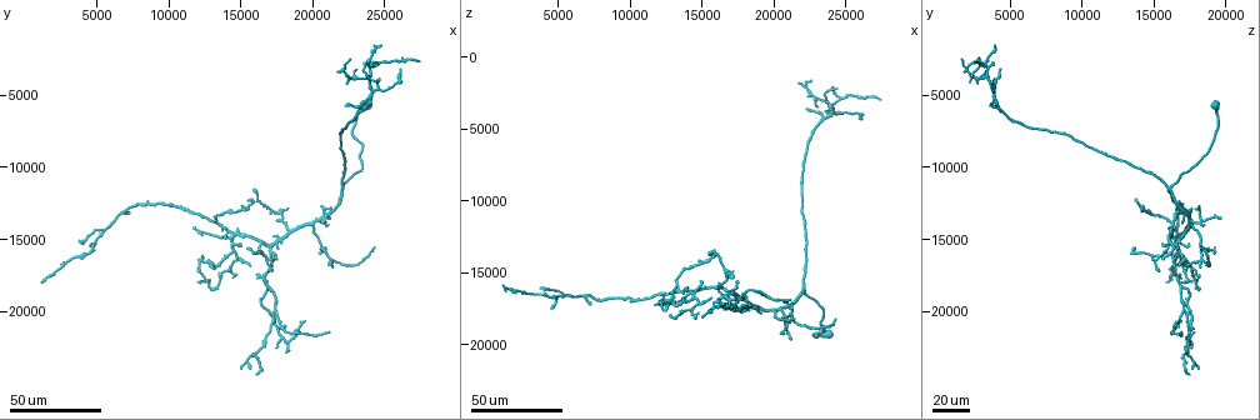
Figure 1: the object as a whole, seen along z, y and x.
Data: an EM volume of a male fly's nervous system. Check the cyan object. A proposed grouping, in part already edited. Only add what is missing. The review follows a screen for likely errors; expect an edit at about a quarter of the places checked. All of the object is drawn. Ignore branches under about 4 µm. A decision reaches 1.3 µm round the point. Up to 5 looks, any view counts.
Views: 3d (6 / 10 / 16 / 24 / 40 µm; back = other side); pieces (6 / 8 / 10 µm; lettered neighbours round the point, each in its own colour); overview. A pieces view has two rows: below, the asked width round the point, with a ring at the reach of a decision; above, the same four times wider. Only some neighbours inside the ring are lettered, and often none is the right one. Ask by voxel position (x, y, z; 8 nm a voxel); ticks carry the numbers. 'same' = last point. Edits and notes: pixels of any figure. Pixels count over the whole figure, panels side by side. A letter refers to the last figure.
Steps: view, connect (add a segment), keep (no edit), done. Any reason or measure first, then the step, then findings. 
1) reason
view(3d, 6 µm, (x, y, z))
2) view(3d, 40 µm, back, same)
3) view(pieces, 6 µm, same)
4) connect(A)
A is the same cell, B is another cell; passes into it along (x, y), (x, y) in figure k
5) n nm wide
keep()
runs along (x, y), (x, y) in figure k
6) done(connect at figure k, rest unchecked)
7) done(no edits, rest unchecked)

branch stops here
view(3d, 40 µm, (20400, 16000, 19200))

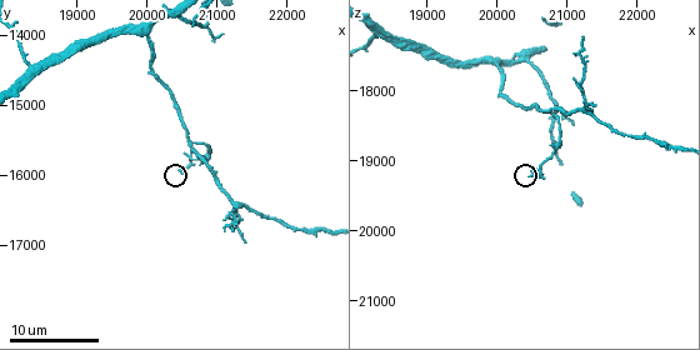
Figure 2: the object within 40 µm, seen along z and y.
view(pieces, 10 µm, (20500, 16000, 19150))

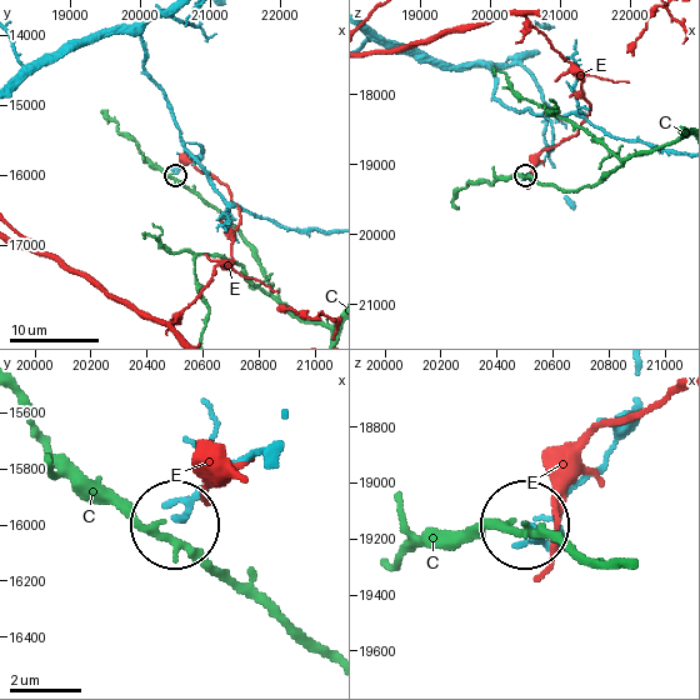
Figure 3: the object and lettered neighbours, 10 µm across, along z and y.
keep()
C and E are other cells; none of them fits

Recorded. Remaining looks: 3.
branch stops here
view(3d, 40 µm, (14600, 13000, 14400))

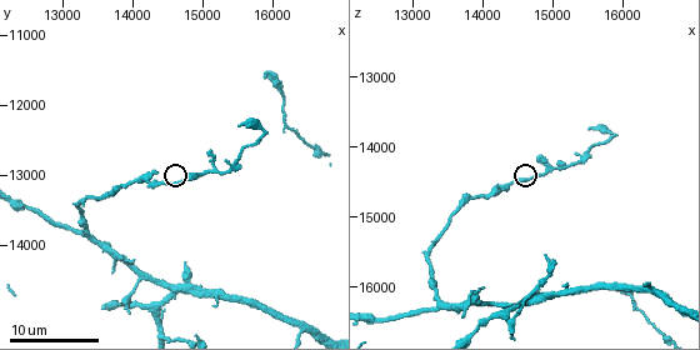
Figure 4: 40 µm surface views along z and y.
what lies round it
view(pieces, 8 µm, (14850, 13050, 14150))

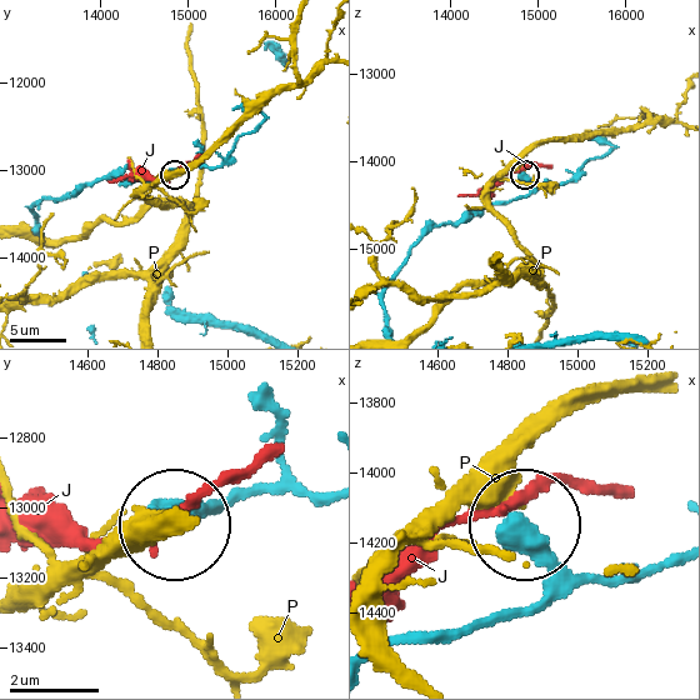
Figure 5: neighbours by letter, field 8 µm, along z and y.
keep()
J and P are other cells; runs along (390, 278), (435, 226), (526, 195), (525, 176) in figure 5; none of them fits

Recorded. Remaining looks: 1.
done(no edits, rest unchecked)

